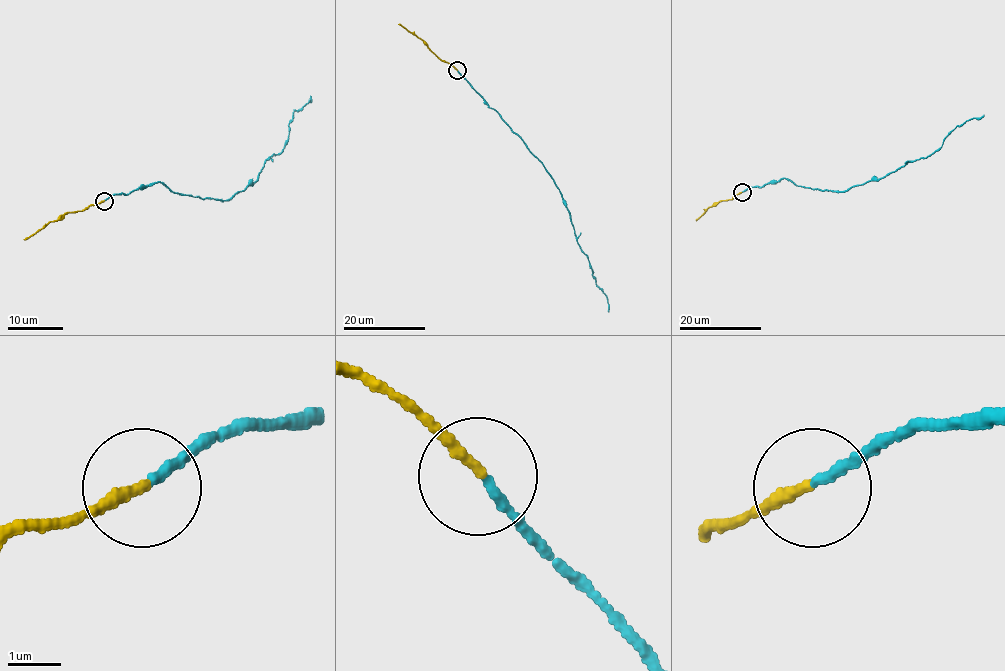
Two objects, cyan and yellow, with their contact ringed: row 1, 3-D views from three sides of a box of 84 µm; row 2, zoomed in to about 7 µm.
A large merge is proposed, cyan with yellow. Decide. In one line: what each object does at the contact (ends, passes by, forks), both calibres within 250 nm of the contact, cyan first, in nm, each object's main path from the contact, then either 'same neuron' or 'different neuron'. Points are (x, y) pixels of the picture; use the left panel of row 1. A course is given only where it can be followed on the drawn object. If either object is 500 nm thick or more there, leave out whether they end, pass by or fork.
cyan ends there; yellow ends there; 180 nm thick on the cyan side, 200 nm on the other; cyan runs (104, 200), (160, 182), (172, 192), (228, 200), (250, 185), (267, 160), (281, 151), (292, 112), (310, 96); yellow runs (104, 200), (62, 214), (23, 239); different neuron

